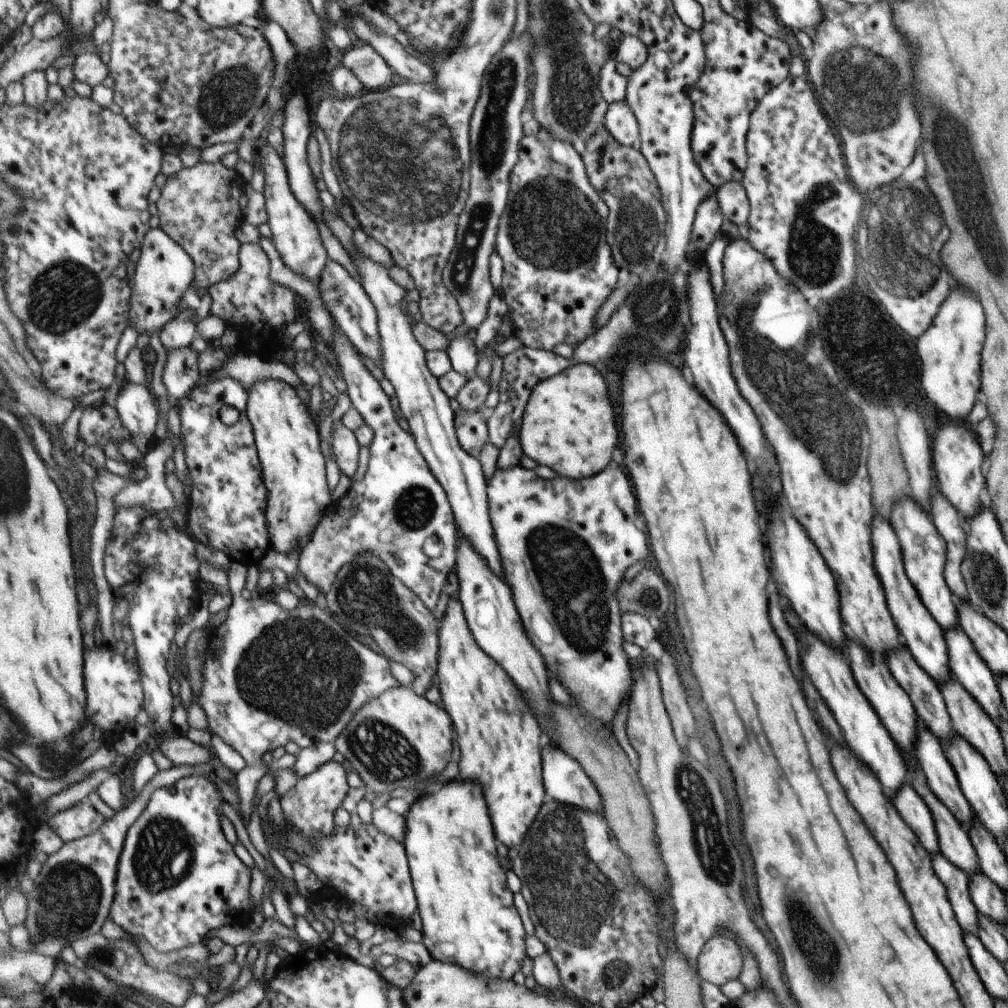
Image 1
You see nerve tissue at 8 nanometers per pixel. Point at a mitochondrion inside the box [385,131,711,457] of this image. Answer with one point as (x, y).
(537, 207)

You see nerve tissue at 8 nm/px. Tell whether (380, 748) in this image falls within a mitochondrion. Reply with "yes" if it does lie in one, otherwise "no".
yes

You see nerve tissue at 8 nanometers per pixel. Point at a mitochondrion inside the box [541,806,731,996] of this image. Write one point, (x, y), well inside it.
(616, 973)

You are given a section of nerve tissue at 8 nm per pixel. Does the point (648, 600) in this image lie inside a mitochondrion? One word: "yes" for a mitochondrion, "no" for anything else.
yes

